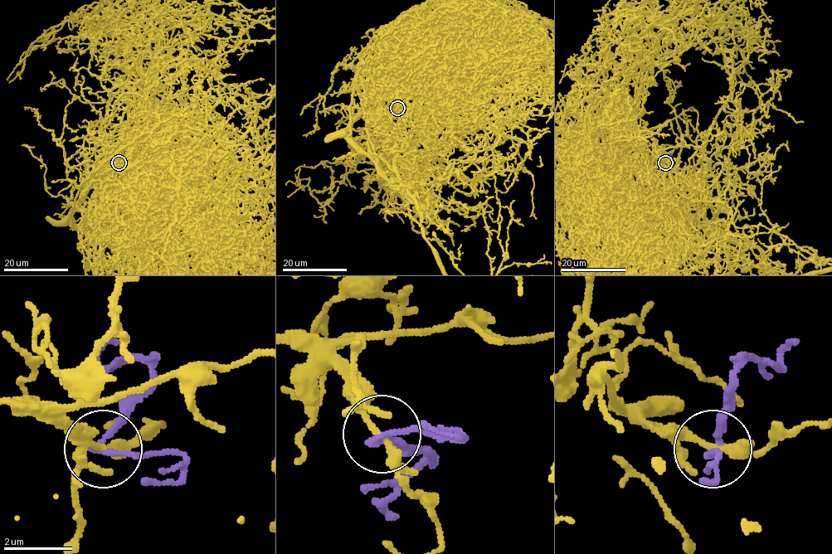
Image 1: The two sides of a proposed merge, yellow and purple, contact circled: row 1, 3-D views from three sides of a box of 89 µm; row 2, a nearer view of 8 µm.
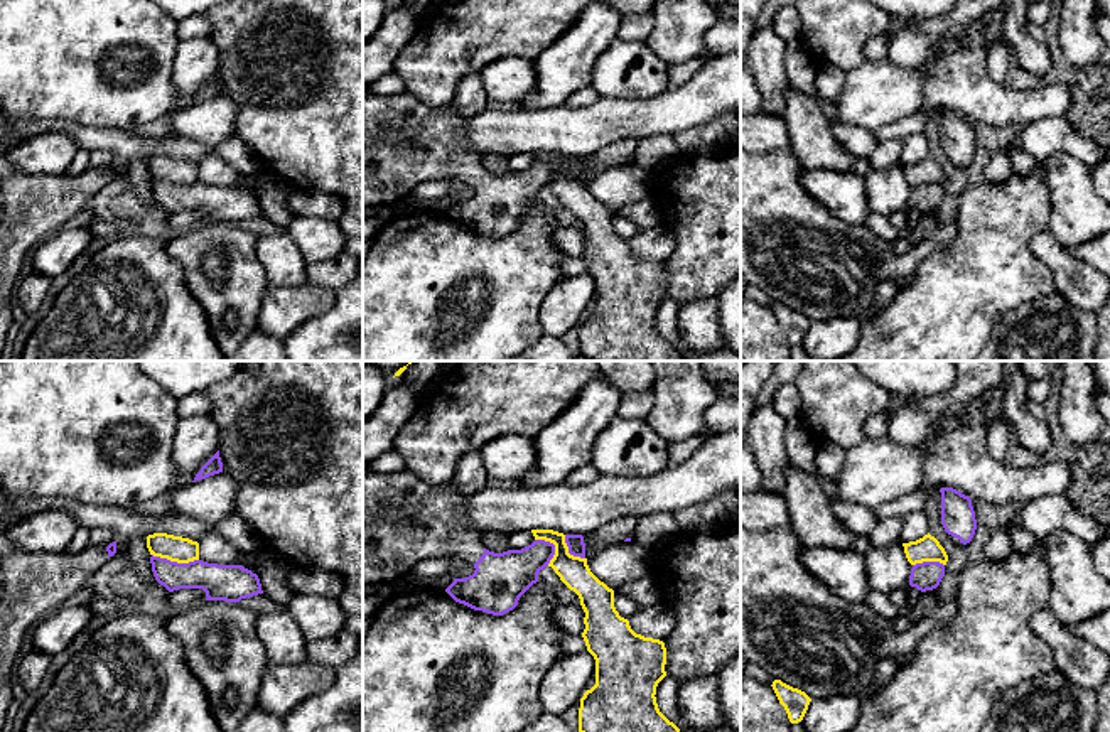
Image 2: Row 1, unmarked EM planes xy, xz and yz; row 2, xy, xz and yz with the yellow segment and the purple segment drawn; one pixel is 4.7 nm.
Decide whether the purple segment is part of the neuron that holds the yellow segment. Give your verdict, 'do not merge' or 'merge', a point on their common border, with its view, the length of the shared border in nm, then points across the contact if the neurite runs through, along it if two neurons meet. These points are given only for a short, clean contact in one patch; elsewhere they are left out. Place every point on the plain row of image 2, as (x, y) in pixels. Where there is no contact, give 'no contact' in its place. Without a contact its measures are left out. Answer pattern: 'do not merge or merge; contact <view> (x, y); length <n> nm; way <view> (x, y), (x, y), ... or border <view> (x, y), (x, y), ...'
do not merge; contact xy (176, 182); length 220 nm; border xy (152, 176), (177, 184), (198, 182)

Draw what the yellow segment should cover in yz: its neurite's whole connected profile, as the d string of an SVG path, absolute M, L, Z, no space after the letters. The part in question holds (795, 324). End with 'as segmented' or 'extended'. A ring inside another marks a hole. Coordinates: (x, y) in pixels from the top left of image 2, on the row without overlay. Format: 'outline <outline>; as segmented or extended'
outline M774 302L771 309L779 326L784 329L789 344L791 346L801 344L808 332L811 320L805 314L793 310L783 305L781 302Z; as segmented

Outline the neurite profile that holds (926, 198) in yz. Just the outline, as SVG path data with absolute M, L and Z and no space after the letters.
M923 184L911 191L909 207L921 214L933 213L945 197L945 187L940 184Z

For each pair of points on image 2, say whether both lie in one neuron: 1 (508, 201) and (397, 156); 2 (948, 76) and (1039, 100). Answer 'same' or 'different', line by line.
1: same
2: same

